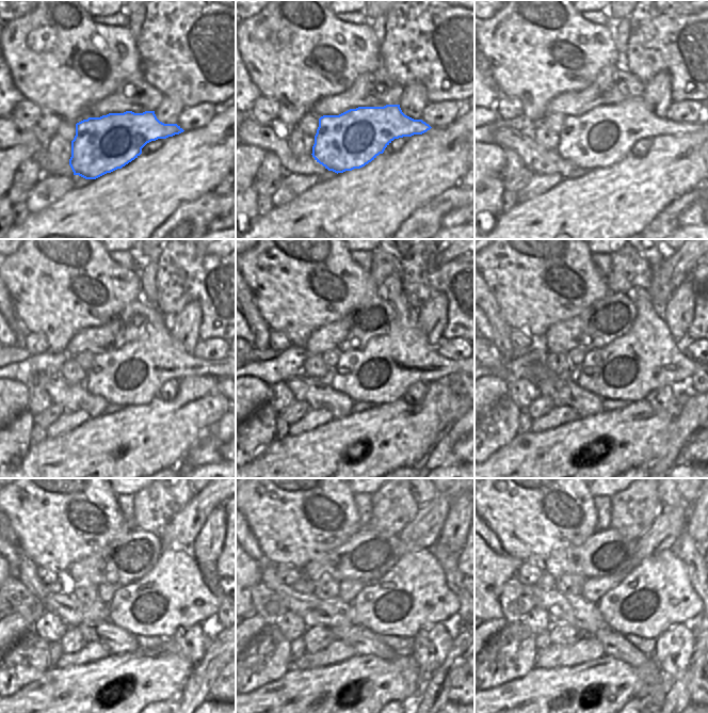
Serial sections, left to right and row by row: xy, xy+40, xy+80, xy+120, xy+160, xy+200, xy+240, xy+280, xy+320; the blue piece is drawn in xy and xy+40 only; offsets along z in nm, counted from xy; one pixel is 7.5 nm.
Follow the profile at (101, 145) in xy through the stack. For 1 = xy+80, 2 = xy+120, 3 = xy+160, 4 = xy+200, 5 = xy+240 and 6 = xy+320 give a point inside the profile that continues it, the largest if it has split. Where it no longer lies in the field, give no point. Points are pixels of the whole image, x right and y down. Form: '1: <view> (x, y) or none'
1: xy+80 (605, 135)
2: xy+120 (132, 375)
3: xy+160 (381, 371)
4: xy+200 (647, 357)
5: xy+240 (173, 595)
6: xy+320 (658, 593)

